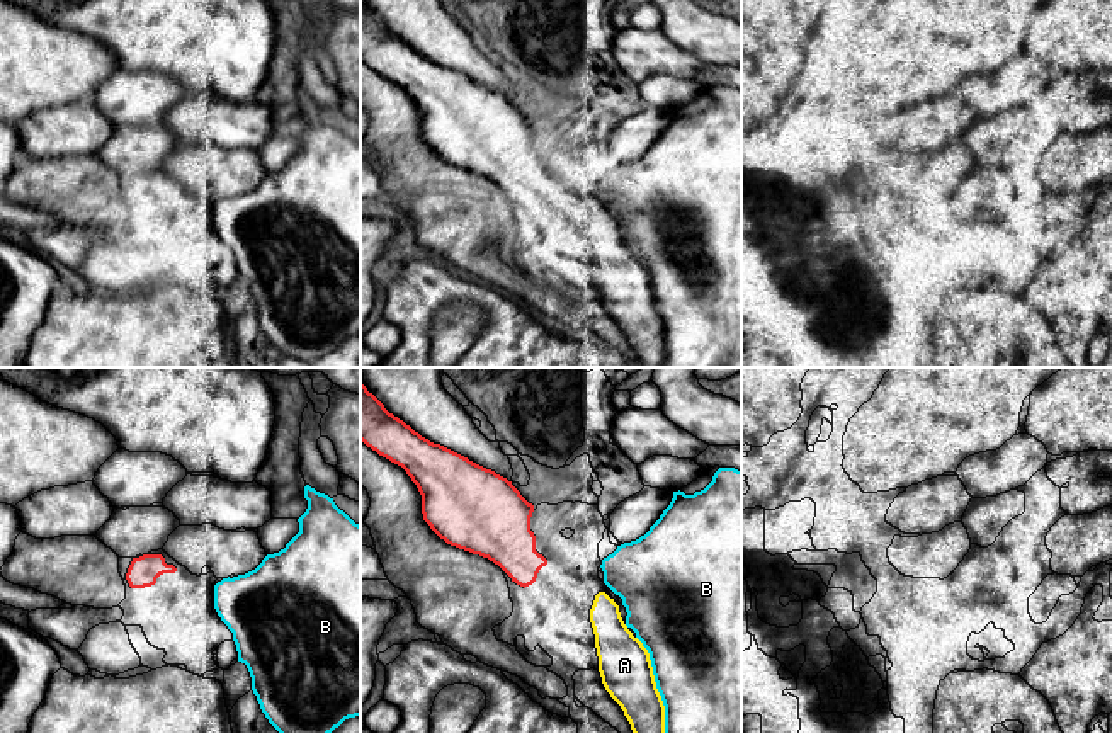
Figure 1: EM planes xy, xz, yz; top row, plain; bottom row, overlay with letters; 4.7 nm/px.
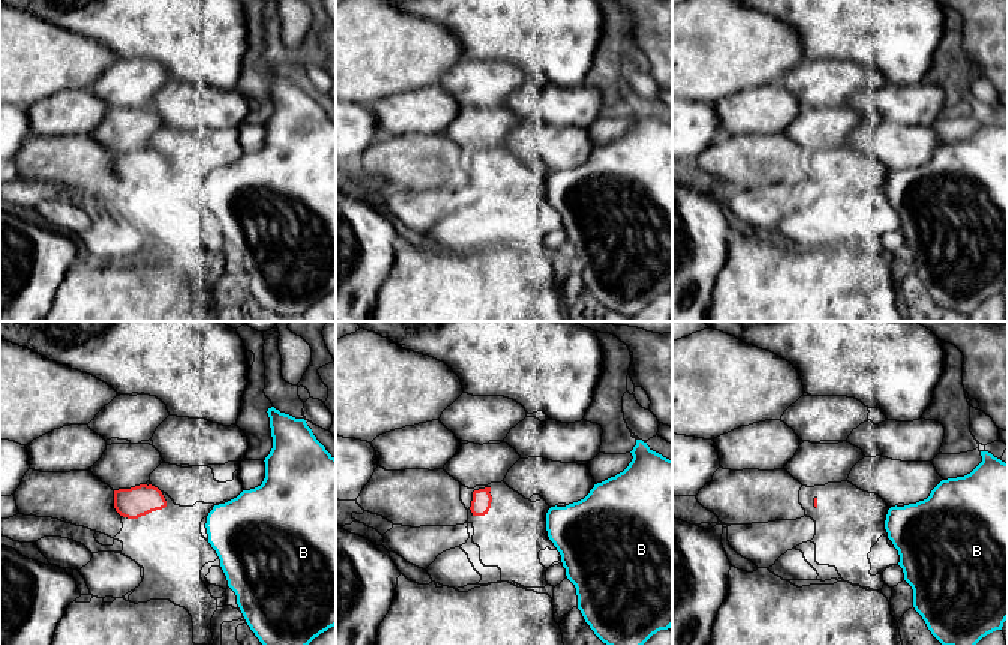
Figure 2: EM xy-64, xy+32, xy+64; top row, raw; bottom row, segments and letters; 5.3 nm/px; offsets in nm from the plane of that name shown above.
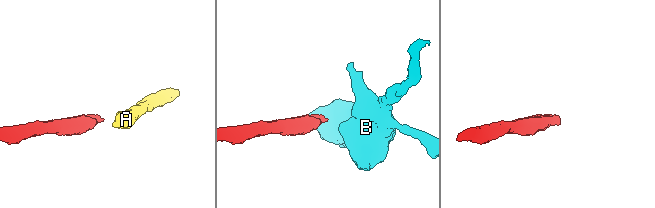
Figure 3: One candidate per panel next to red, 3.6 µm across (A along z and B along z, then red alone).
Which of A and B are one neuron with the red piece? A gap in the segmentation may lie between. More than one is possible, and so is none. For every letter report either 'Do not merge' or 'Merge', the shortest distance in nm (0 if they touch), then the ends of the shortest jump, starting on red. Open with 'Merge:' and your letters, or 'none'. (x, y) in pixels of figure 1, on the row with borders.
Merge: A
A: Merge. Distance 280 nm. Across: xz (546, 563), (595, 596)
B: Do not merge. Distance 200 nm. Across: xy (175, 570), (215, 585)

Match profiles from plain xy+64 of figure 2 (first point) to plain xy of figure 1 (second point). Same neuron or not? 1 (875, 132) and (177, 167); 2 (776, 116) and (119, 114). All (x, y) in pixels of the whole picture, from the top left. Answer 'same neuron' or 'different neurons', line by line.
1: same neuron
2: different neurons

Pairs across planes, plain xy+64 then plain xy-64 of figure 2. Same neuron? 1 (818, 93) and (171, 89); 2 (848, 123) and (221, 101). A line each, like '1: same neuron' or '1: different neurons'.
1: different neurons
2: different neurons

